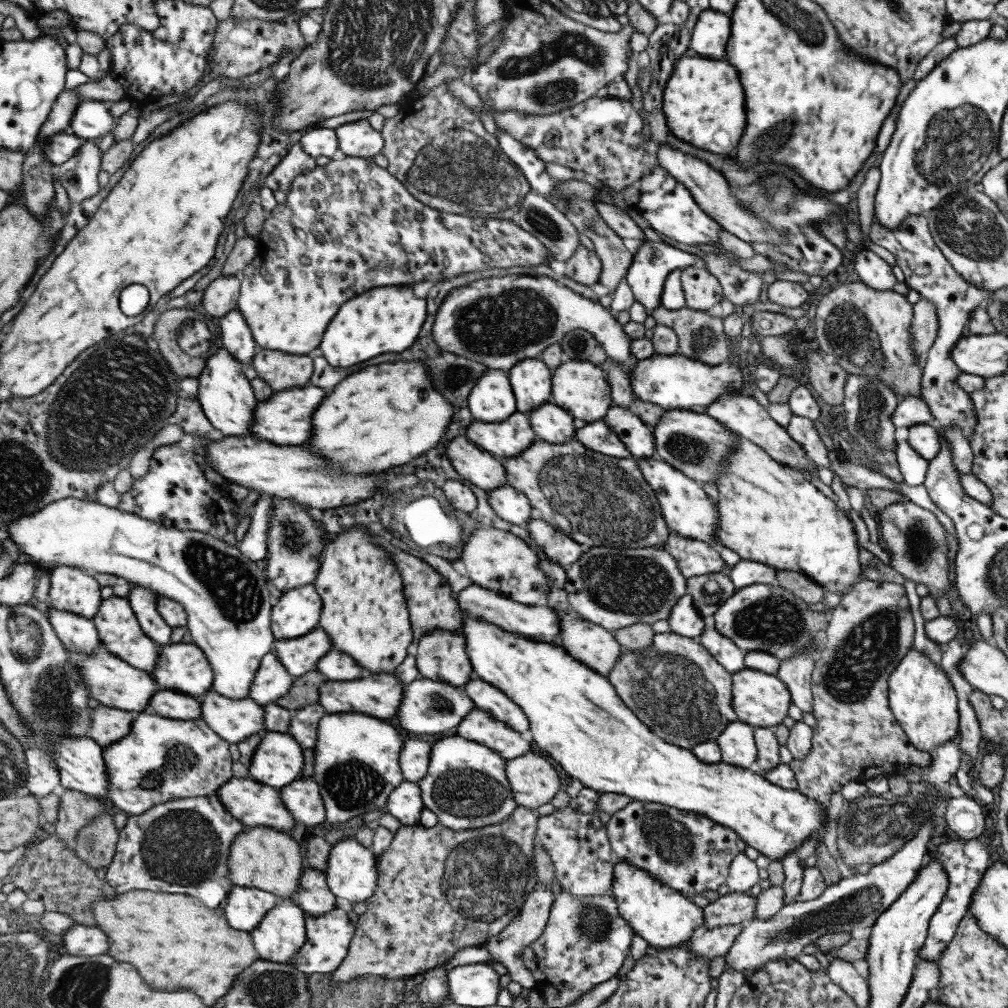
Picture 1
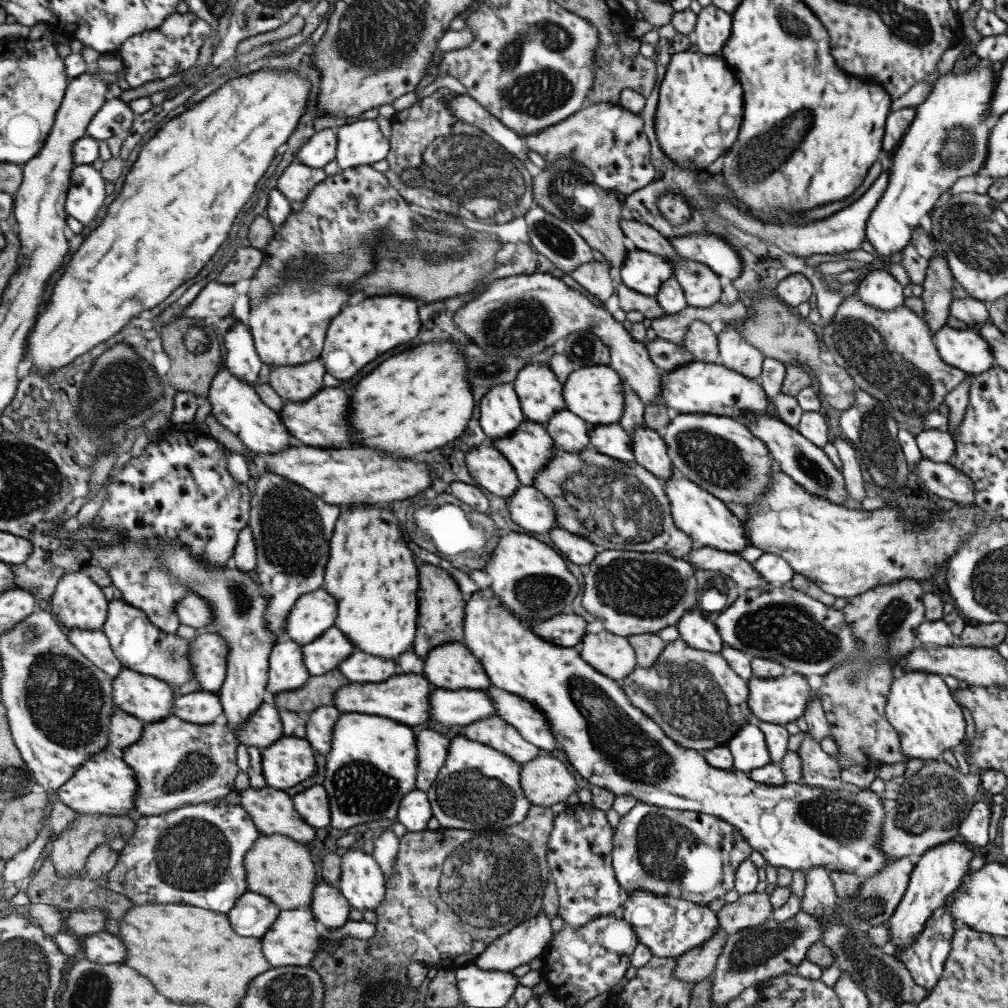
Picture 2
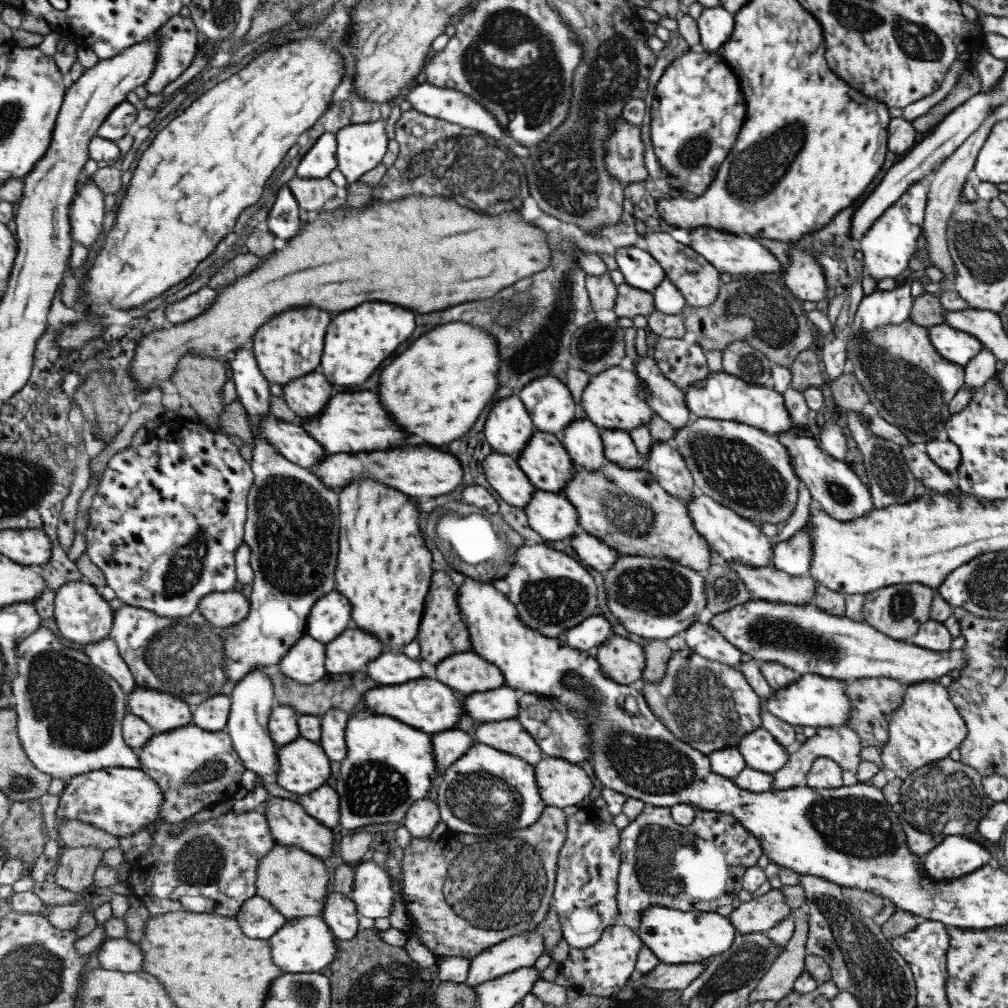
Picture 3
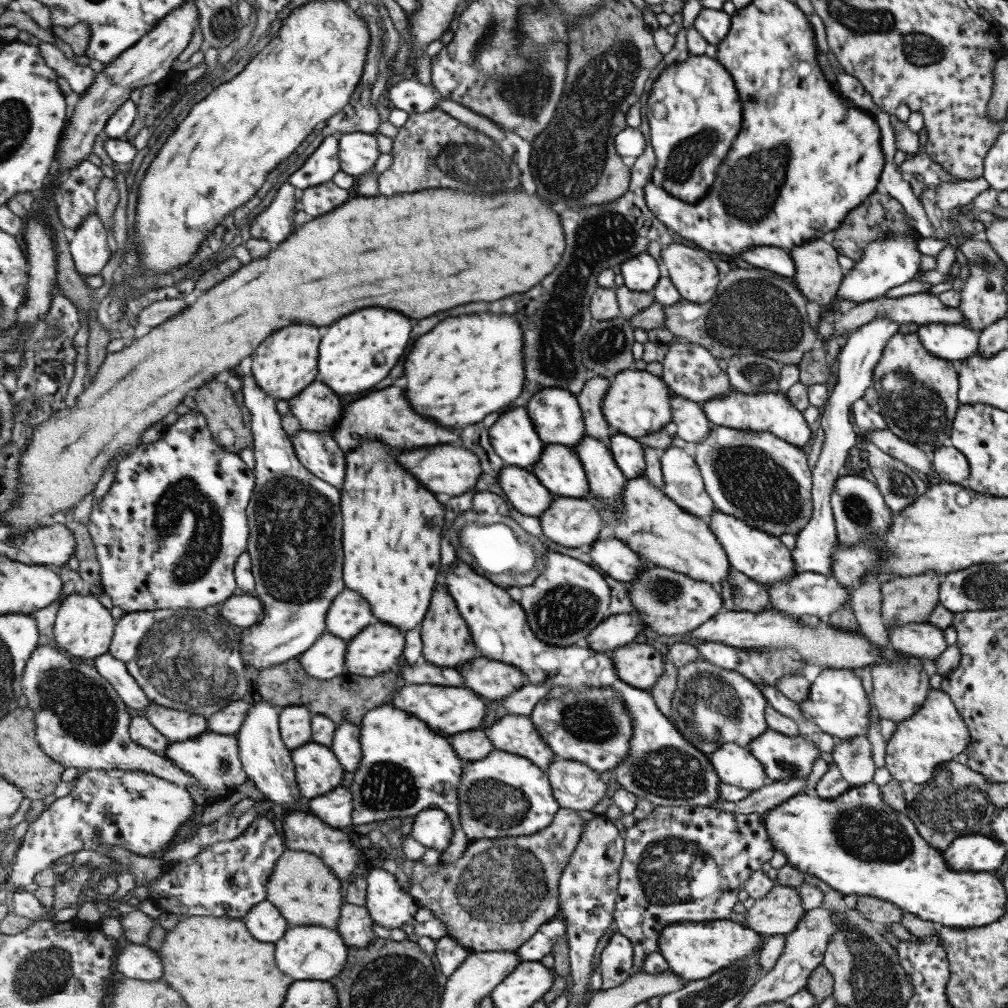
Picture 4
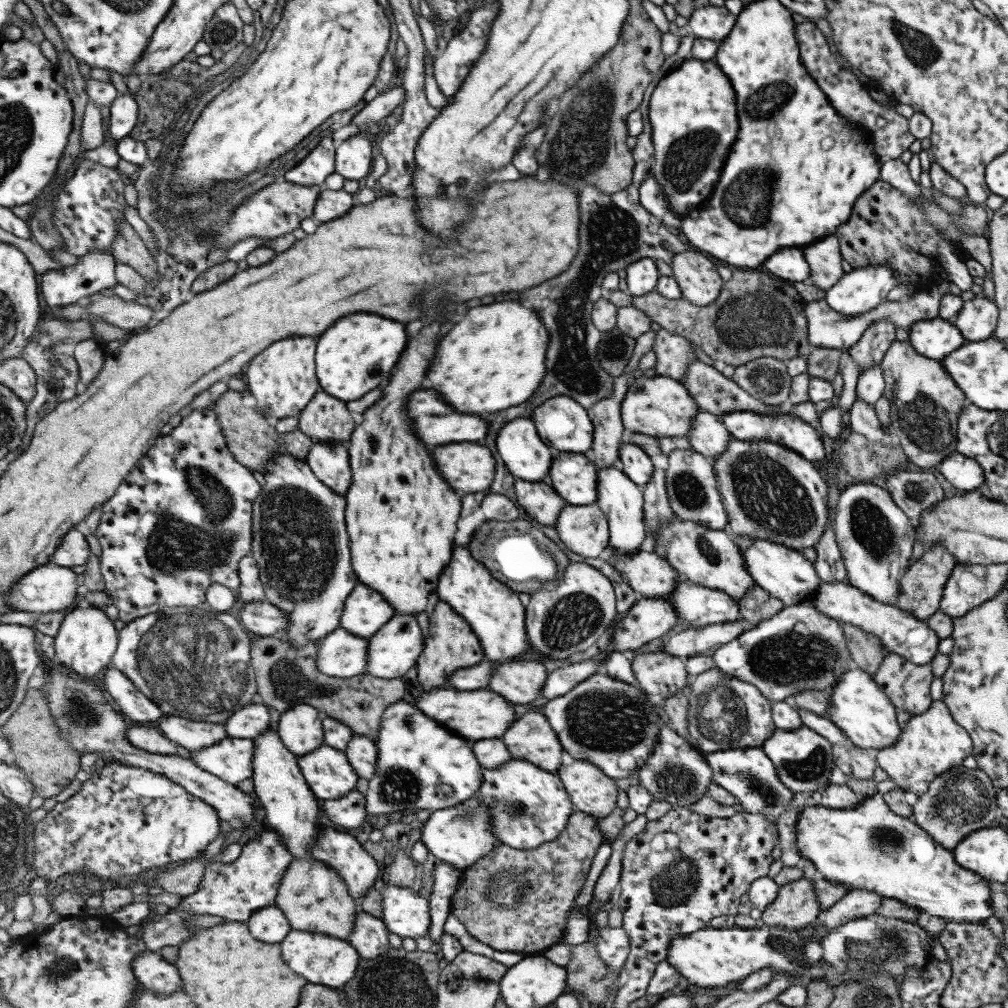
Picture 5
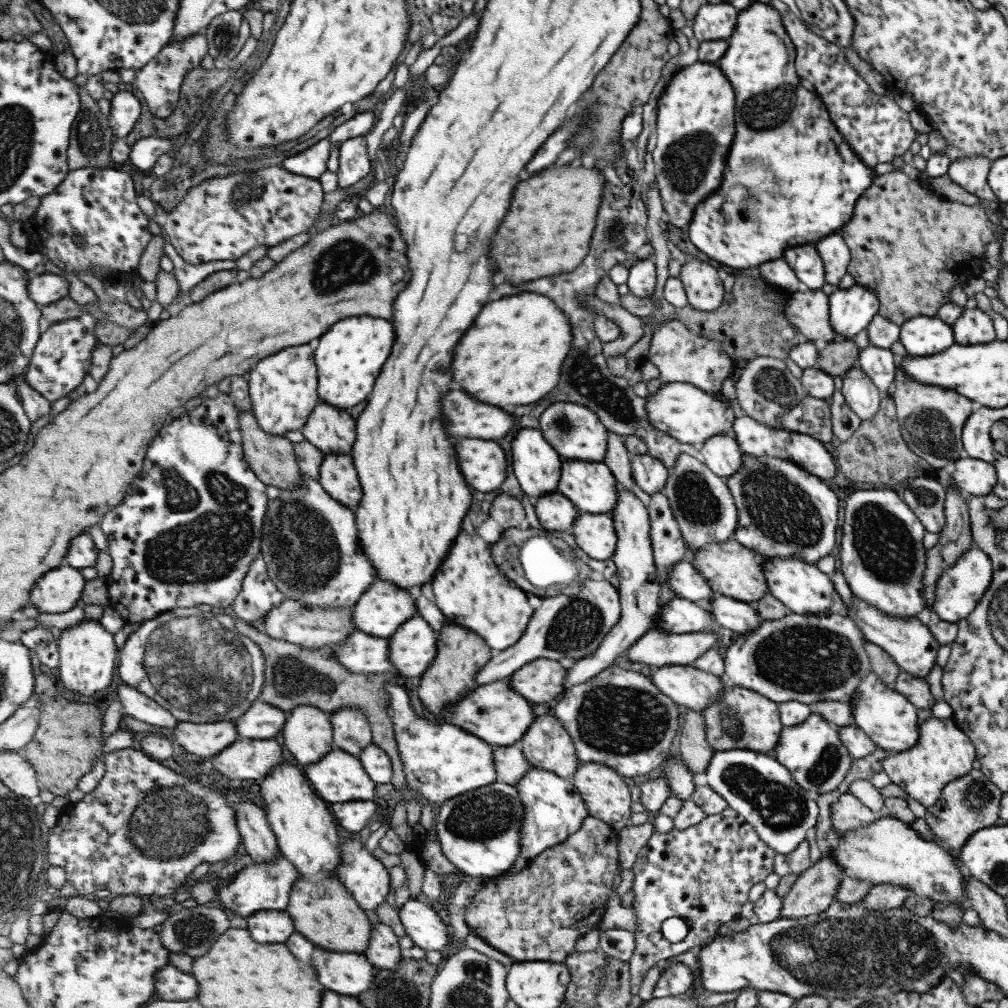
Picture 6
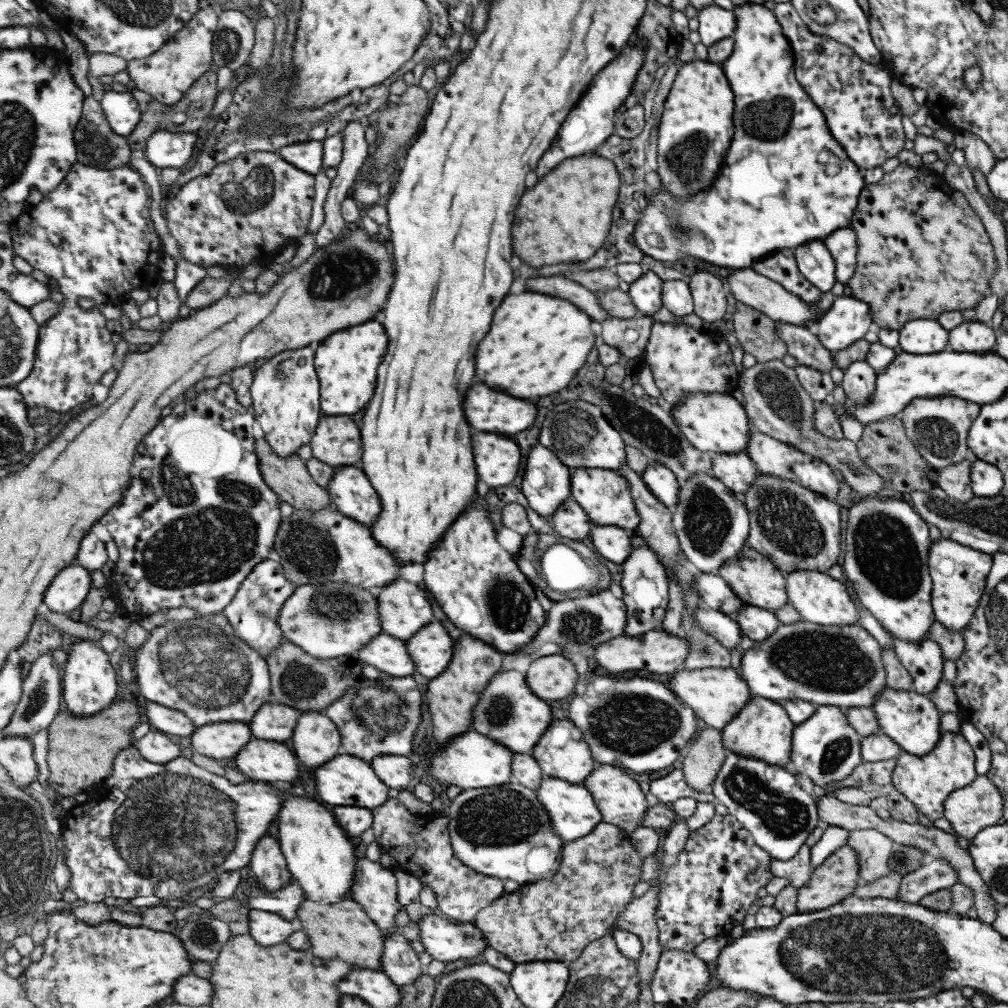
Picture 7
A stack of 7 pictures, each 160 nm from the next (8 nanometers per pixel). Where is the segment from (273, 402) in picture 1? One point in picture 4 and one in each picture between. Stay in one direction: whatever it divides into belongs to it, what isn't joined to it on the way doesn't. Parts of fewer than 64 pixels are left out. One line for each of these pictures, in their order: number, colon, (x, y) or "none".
2: (320, 422)
3: (353, 423)
4: (384, 415)

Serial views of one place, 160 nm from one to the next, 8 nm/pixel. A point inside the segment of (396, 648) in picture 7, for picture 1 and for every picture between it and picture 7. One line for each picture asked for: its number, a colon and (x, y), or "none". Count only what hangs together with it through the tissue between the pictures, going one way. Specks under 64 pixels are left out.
1: (273, 681)
2: (288, 671)
3: (305, 663)
4: (324, 660)
5: (343, 655)
6: (360, 653)

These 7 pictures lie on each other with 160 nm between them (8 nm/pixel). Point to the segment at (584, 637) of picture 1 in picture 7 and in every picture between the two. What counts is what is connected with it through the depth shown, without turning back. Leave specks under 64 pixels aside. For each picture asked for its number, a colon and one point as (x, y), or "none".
2: (611, 655)
3: (622, 660)
4: (638, 664)
5: (656, 672)
6: (686, 686)
7: (715, 695)

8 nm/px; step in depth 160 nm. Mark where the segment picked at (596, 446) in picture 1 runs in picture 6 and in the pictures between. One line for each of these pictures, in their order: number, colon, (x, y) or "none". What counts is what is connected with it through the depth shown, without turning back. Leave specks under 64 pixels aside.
2: (611, 440)
3: (617, 446)
4: (627, 453)
5: (636, 465)
6: (649, 475)

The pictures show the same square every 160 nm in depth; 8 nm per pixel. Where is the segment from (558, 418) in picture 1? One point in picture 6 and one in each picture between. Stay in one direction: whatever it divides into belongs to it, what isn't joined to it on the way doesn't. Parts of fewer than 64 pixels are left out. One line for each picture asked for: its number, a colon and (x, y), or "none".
2: (568, 432)
3: (581, 440)
4: (605, 481)
5: (620, 500)
6: (639, 586)

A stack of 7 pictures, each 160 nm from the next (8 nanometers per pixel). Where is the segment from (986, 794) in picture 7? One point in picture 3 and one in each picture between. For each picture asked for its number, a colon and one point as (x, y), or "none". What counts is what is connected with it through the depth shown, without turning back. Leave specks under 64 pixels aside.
3: (941, 799)
4: (953, 803)
5: (960, 801)
6: (969, 803)

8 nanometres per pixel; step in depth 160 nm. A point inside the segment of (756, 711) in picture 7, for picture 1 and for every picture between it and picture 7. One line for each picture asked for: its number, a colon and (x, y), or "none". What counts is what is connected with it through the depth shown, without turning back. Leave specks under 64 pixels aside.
1: (674, 686)
2: (694, 697)
3: (708, 705)
4: (710, 706)
5: (723, 712)
6: (740, 719)

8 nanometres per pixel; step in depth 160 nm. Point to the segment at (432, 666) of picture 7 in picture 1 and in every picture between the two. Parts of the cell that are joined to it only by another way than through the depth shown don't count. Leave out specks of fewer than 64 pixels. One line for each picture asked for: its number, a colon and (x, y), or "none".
1: (300, 655)
2: (321, 656)
3: (351, 651)
4: (376, 649)
5: (390, 652)
6: (409, 650)

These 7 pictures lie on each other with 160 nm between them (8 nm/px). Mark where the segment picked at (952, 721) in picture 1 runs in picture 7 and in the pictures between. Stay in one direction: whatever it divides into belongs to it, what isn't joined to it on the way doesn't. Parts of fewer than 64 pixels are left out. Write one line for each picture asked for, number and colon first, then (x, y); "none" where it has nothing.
2: (919, 706)
3: (925, 727)
4: (934, 734)
5: (932, 742)
6: (942, 753)
7: (925, 781)

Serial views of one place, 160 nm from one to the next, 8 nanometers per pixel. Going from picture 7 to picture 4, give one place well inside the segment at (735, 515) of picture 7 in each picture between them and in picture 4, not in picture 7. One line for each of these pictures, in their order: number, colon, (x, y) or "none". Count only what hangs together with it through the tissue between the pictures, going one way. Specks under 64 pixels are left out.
4: (682, 483)
5: (689, 481)
6: (704, 509)

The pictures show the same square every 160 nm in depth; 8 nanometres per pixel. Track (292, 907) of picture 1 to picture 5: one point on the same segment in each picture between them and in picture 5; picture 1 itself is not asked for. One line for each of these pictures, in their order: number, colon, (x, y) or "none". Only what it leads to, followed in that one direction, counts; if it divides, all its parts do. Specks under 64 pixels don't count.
2: (294, 940)
3: (305, 944)
4: (313, 952)
5: (323, 959)

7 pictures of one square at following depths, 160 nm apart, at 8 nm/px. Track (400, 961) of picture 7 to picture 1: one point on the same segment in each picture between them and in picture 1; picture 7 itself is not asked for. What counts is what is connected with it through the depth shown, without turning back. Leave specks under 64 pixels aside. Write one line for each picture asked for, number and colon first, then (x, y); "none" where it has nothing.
1: (314, 896)
2: (330, 908)
3: (340, 912)
4: (354, 926)
5: (368, 936)
6: (382, 950)

